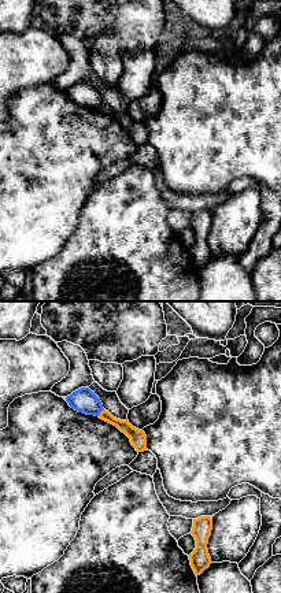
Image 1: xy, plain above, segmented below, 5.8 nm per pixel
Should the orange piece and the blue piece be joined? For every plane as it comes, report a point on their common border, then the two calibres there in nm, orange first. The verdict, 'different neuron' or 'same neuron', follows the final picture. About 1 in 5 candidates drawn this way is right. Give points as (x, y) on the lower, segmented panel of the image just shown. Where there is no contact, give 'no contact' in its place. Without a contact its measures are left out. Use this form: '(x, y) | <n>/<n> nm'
(100, 412) | 90/140 nm

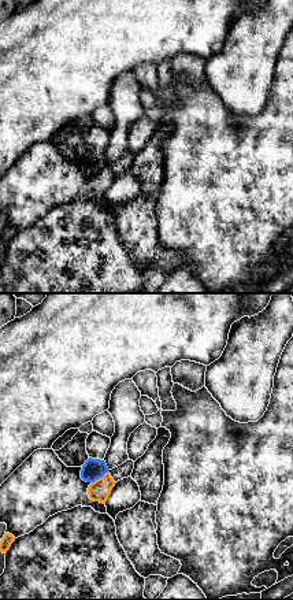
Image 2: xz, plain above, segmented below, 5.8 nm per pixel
(99, 478) | 130/130 nm

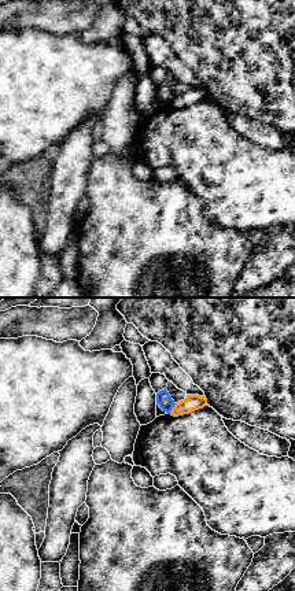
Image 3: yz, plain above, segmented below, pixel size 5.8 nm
(172, 409) | 100/90 nm

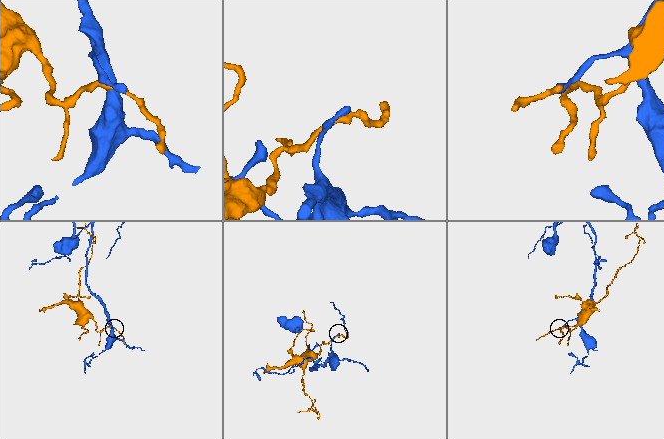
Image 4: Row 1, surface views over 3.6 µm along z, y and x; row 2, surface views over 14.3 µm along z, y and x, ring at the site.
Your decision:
different neuron

